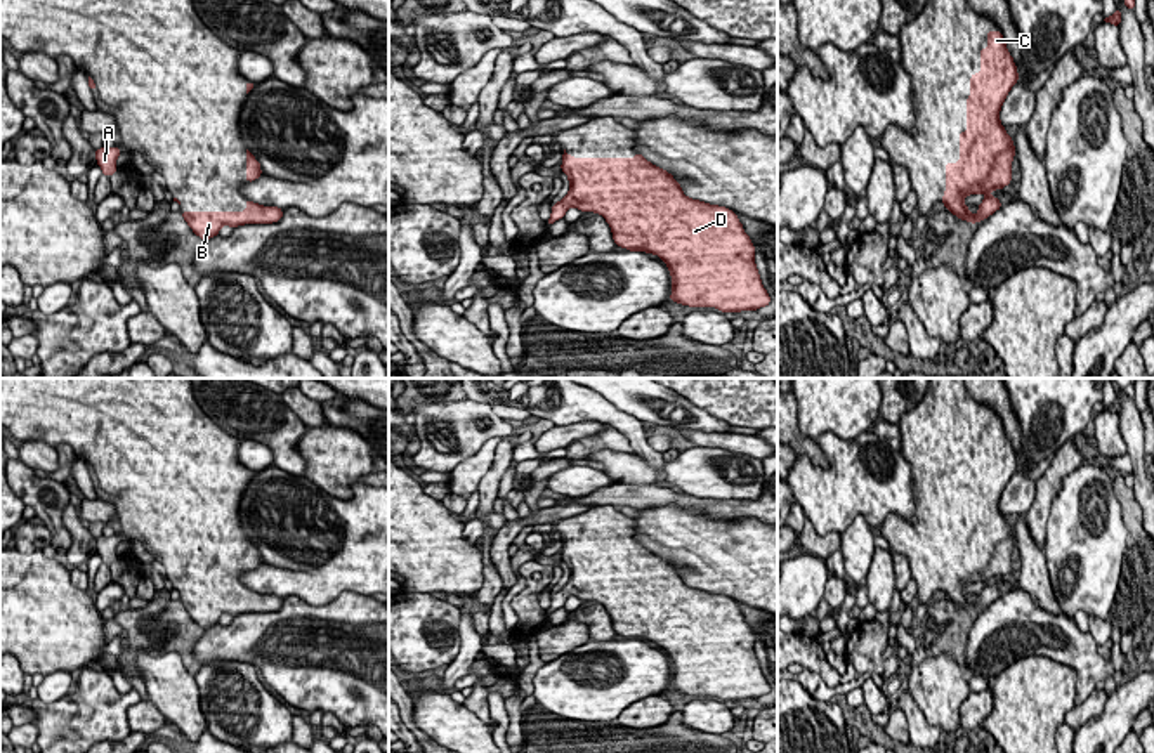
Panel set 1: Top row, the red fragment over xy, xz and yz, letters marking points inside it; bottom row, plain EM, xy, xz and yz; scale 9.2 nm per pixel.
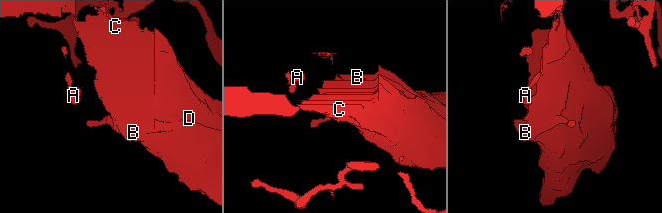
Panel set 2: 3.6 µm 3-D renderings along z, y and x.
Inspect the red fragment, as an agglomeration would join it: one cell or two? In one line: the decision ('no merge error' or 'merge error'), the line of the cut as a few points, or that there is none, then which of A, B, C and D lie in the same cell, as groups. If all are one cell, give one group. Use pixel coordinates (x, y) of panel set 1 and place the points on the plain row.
no merge error; cut none; groups A B C D

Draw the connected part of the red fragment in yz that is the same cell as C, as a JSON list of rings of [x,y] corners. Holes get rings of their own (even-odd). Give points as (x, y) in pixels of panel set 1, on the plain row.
[[[987,420],[987,435],[980,437],[980,460],[970,465],[967,486],[967,519],[960,521],[960,550],[946,552],[946,581],[941,592],[967,611],[980,611],[1001,597],[989,581],[1012,569],[1013,527],[1000,510],[1001,494],[1017,472],[1019,462],[1003,422]],[[984,581],[974,604],[963,586]]]

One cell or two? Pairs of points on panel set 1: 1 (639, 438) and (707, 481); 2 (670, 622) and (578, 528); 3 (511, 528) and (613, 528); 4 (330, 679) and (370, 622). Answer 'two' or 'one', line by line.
1: two
2: one
3: two
4: one

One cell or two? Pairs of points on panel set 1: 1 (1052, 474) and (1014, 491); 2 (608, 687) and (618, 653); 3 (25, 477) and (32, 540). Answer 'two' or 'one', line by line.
1: two
2: one
3: two

